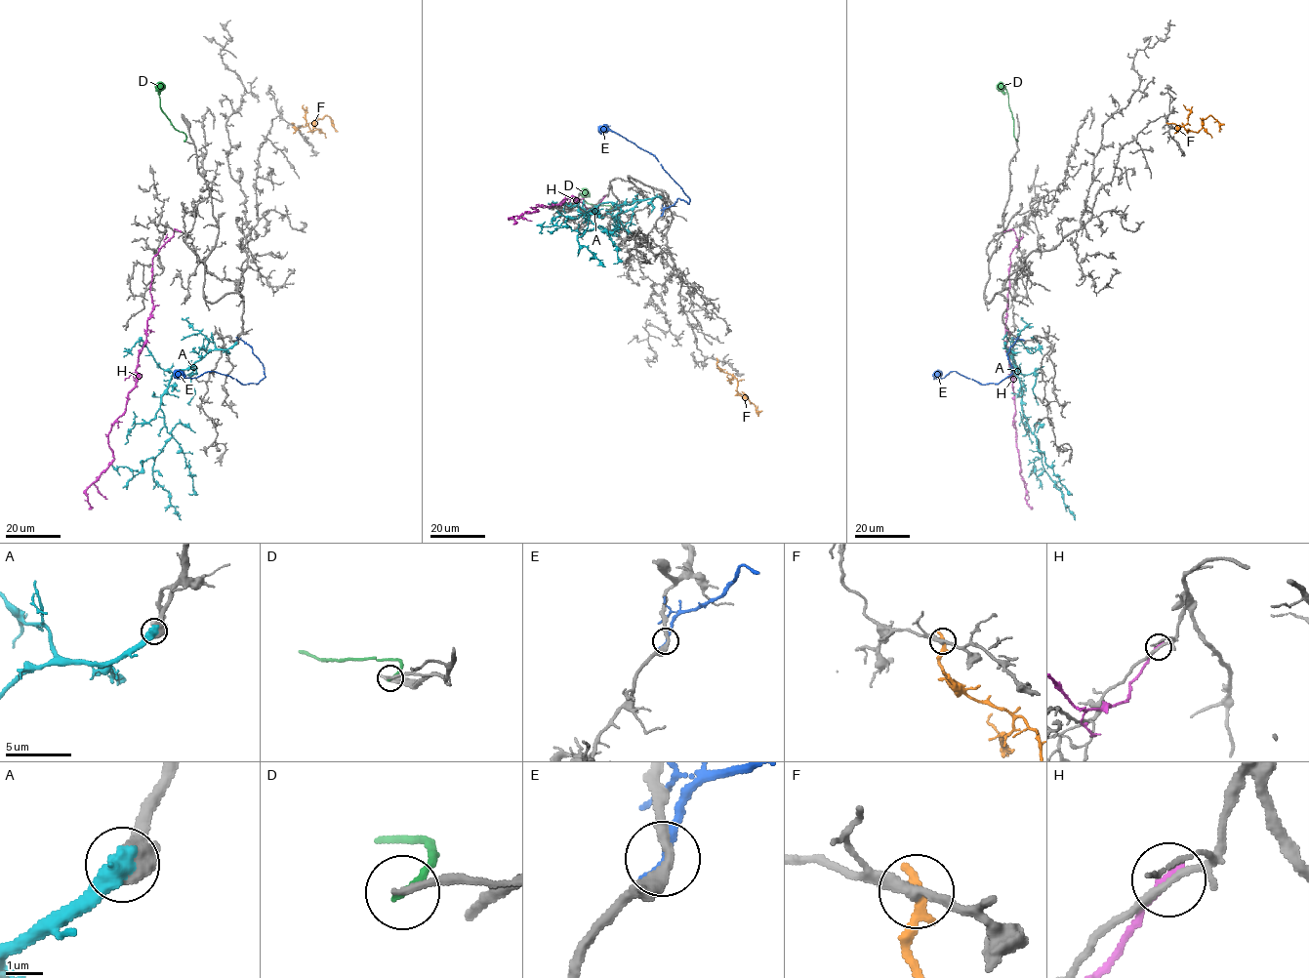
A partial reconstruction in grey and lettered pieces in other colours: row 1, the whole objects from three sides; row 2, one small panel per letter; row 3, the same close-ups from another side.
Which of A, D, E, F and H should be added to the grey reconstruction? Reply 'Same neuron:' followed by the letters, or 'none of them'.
Same neuron: A

